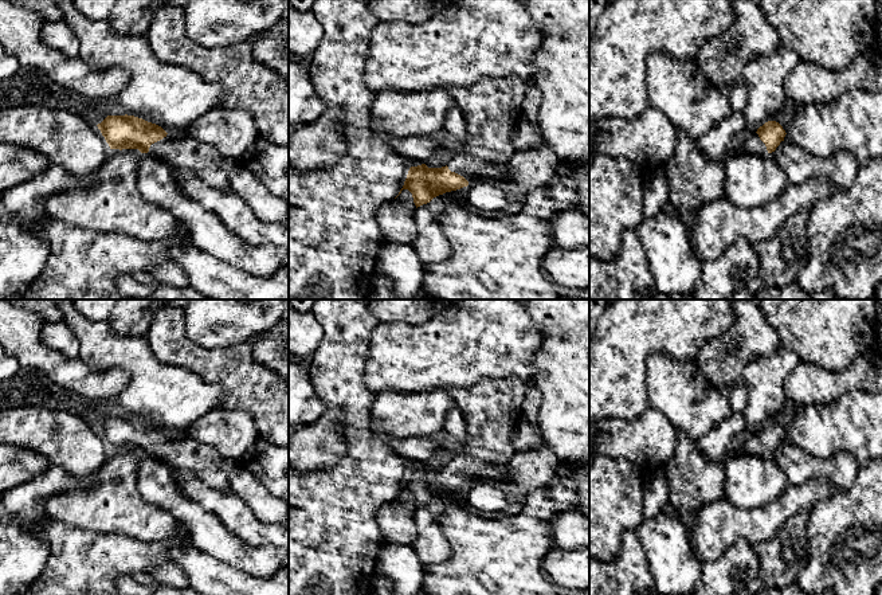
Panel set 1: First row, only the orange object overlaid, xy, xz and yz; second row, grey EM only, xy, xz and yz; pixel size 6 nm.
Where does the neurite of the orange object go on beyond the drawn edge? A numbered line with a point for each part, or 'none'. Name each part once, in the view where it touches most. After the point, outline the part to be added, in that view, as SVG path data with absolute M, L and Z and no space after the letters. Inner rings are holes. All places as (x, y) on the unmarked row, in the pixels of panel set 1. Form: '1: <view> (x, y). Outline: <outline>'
1: xy (180, 453). Outline: M168 434L152 445L148 454L162 459L170 470L192 471L209 488L230 489L228 474L222 470L223 455L205 443Z

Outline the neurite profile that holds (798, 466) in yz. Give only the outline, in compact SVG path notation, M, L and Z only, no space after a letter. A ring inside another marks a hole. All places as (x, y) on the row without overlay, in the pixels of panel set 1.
M784 441L771 455L785 475L788 486L803 485L811 478L823 478L838 490L848 490L858 475L859 465L847 453L816 458L795 443Z

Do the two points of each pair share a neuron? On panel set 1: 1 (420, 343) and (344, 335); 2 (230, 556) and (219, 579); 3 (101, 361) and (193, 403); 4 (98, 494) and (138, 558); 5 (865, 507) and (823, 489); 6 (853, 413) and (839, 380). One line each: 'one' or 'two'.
1: two
2: two
3: one
4: two
5: two
6: two

